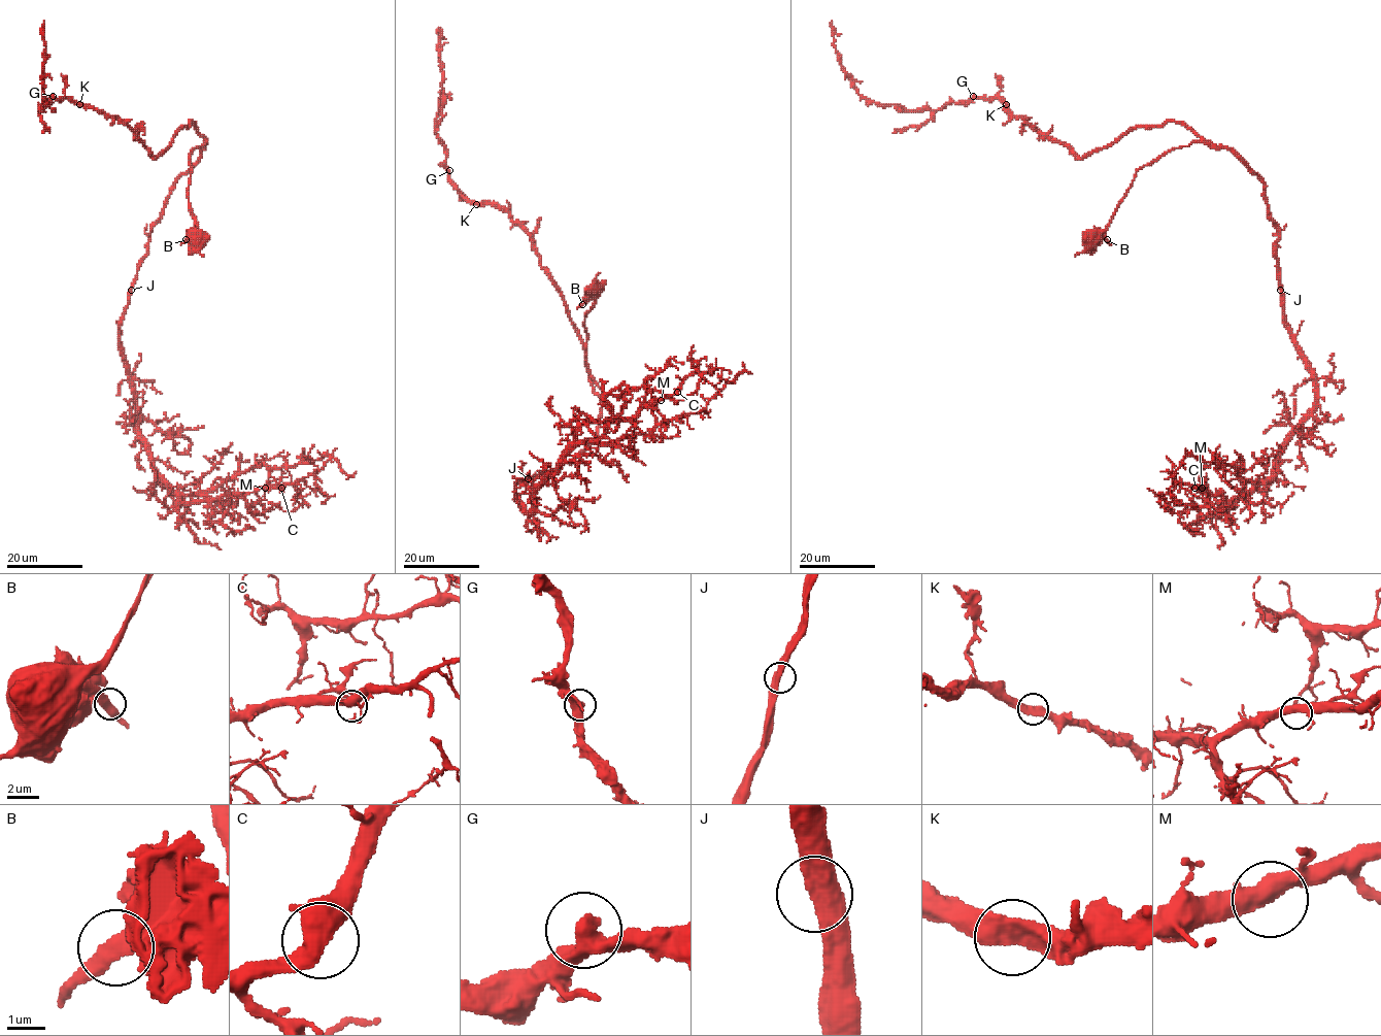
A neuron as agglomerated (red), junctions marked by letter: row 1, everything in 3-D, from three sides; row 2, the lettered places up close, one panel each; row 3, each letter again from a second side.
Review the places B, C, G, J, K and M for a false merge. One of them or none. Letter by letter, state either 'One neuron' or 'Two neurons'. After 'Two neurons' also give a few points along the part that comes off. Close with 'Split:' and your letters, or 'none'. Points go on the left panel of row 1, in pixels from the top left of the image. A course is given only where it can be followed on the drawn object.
B: One neuron
C: One neuron
G: One neuron
J: One neuron
K: One neuron
M: One neuron
Split: none

